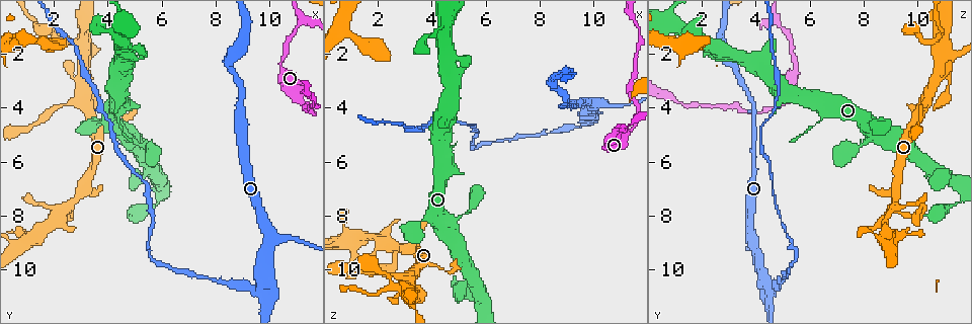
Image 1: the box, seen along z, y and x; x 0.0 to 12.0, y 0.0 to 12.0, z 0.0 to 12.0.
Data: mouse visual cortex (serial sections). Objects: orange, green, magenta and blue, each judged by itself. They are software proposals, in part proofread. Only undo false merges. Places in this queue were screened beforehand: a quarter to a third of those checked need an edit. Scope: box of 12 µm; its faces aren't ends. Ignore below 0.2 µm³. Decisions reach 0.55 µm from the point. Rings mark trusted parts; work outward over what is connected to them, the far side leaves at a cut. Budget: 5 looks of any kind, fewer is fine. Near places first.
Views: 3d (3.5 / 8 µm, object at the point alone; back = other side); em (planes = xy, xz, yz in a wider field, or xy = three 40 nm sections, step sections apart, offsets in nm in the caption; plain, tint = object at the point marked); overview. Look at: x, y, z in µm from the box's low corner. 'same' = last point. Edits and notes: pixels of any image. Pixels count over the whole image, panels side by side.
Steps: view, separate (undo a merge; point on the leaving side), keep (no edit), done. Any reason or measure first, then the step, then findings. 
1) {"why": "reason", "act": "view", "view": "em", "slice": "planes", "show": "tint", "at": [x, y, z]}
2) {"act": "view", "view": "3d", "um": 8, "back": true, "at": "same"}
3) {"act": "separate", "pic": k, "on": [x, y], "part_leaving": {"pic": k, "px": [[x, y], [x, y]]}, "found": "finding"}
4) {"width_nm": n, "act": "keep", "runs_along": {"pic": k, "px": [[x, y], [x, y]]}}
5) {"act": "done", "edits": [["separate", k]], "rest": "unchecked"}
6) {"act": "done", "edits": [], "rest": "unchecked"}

{"act": "view", "view": "em", "slice": "xy", "step": 1, "show": "tint", "at": [10.1, 8.7, 3.8]}

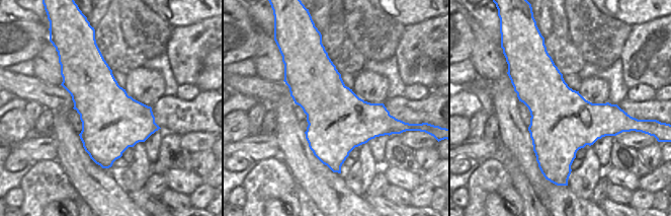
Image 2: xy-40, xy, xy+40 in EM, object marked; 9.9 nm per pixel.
{"act": "view", "view": "3d", "um": 3.5, "at": "same"}

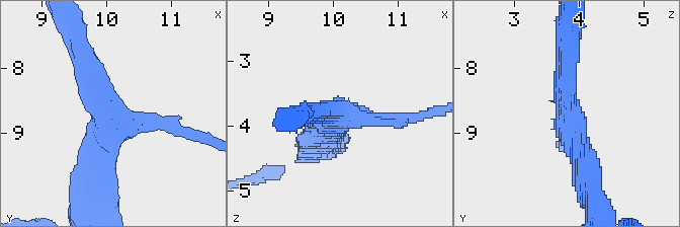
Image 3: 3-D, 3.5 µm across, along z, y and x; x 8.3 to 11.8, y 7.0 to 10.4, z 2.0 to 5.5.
{"act": "keep", "runs_along": {"pic": 3, "px": [[568, 55], [568, 110], [586, 179]]}, "found": "all the same cell"}

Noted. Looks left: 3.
{"why": "two arms in line, one across", "act": "view", "view": "3d", "um": 3.5, "at": [9.7, 10.8, 4.6]}

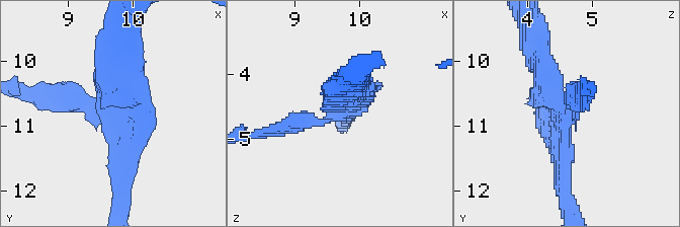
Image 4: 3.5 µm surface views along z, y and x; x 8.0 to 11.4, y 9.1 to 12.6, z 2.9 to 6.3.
{"why": "now the EM", "act": "view", "view": "em", "slice": "xy", "step": 2, "show": "tint", "at": [9.75, 10.75, 4.55]}

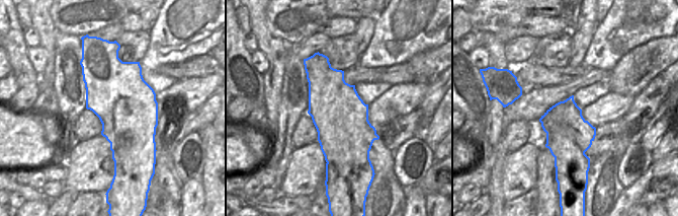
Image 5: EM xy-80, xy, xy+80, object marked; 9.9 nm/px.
{"act": "separate", "pic": 4, "on": [569, 95], "part_leaving": {"pic": 4, "px": [[563, 111], [586, 96]]}, "found": "a second cell is stuck on"}

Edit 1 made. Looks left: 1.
{"act": "done", "edits": [["separate", 4]], "rest": "unchecked"}

